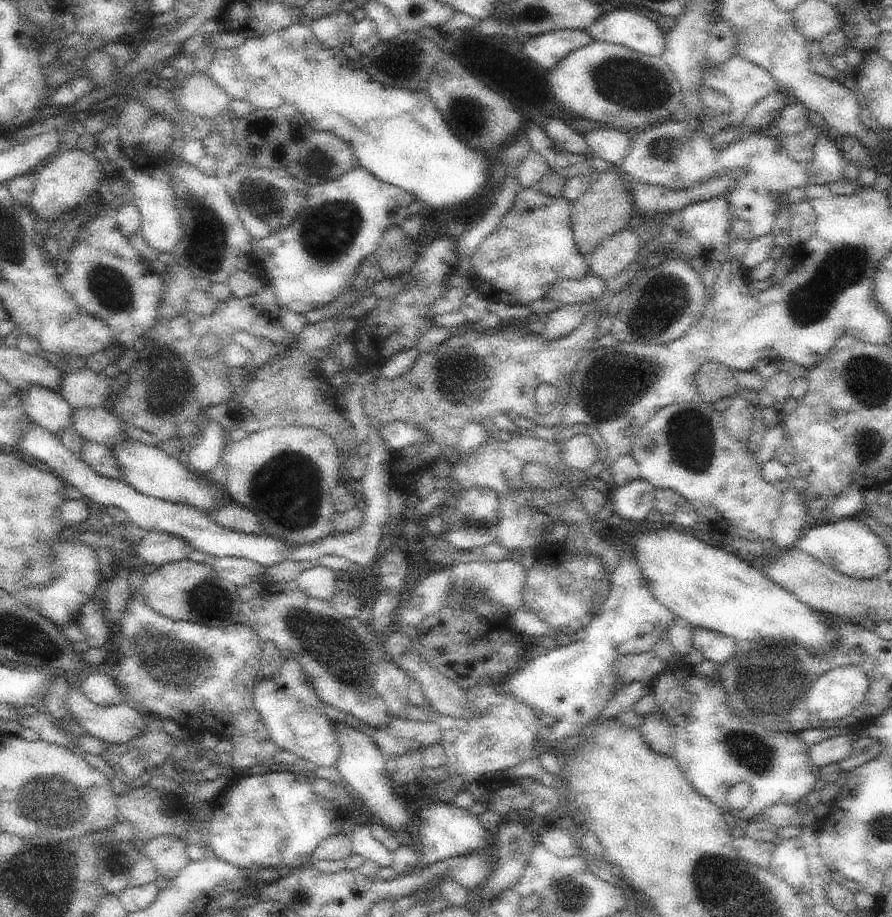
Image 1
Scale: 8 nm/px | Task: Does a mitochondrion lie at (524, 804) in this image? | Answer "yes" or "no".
no

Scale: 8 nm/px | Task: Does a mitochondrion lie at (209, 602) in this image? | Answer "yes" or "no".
yes

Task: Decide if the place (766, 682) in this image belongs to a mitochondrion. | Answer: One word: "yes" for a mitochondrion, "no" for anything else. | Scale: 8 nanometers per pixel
yes

